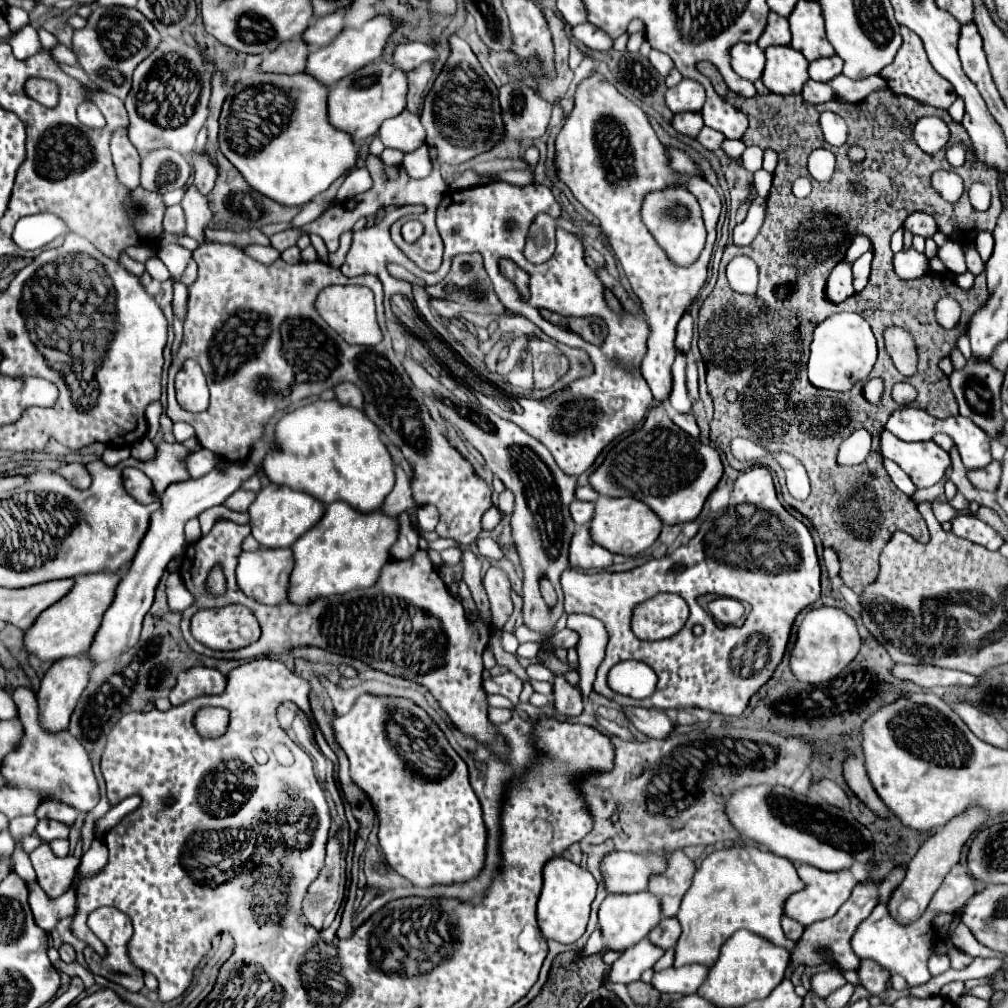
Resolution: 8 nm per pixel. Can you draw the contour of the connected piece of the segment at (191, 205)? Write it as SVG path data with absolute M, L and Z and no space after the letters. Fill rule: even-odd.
M188 185L186 195L180 205L186 213L186 235L194 237L201 245L204 243L204 227L208 227L208 223L212 219L212 211L208 209L206 197L198 191L198 187Z

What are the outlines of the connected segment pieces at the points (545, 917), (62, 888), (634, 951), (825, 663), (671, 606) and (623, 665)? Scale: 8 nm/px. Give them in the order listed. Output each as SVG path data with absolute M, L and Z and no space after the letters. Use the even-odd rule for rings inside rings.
M554 857L544 865L544 887L538 899L538 927L544 939L552 939L558 943L576 943L588 925L590 905L596 897L596 879L588 873L588 869L564 859Z
M42 843L38 849L30 853L30 861L34 865L34 871L38 875L40 887L50 895L58 897L66 893L66 887L70 887L74 879L74 871L78 865L76 857L56 857L48 843Z
M642 939L634 947L628 947L618 961L610 967L610 981L612 983L632 983L638 981L642 971L652 969L652 965L664 955L664 951L652 945L648 939Z
M838 607L812 609L798 627L798 641L790 655L792 673L804 683L824 683L834 679L860 651L862 637L858 635L856 621Z
M658 593L634 607L632 631L638 639L666 639L680 631L686 619L688 607L680 595Z
M622 661L608 673L608 685L634 699L650 697L656 683L654 669L642 661Z

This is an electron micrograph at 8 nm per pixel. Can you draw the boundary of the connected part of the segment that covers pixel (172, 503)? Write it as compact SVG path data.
M252 463L228 465L224 471L214 469L202 479L188 479L182 483L172 483L166 489L166 493L162 497L162 507L152 515L150 527L140 543L140 549L138 549L134 561L130 563L128 571L122 575L122 579L116 587L114 601L106 609L100 629L96 631L94 641L92 641L90 649L86 651L86 657L94 665L98 665L102 661L116 659L118 655L122 655L122 651L130 651L130 647L134 647L134 643L138 643L142 619L154 601L154 589L156 589L160 577L164 575L166 565L172 561L174 555L182 555L186 549L184 531L182 531L184 525L190 519L194 519L198 513L202 513L204 509L220 505L228 495L232 495L240 487L240 483L244 479L248 479L254 473L256 473L256 465L252 465Z

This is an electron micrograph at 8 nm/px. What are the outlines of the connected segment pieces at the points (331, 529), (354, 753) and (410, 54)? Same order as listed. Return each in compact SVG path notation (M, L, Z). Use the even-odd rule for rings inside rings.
M342 501L328 505L322 519L292 545L294 567L290 571L288 601L304 607L324 597L372 587L382 565L388 561L388 549L396 537L396 519L386 517L382 511L360 513Z
M360 695L348 715L334 715L332 729L350 761L352 781L368 795L380 821L378 841L386 863L414 887L454 885L476 879L484 869L488 839L482 807L468 781L466 763L450 747L428 713L408 699Z
M408 41L408 43L396 45L392 57L394 57L394 65L406 73L424 61L430 61L430 63L436 61L436 53L418 41Z

